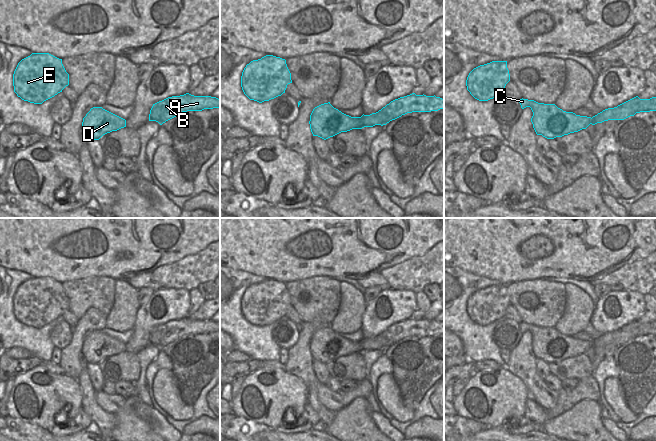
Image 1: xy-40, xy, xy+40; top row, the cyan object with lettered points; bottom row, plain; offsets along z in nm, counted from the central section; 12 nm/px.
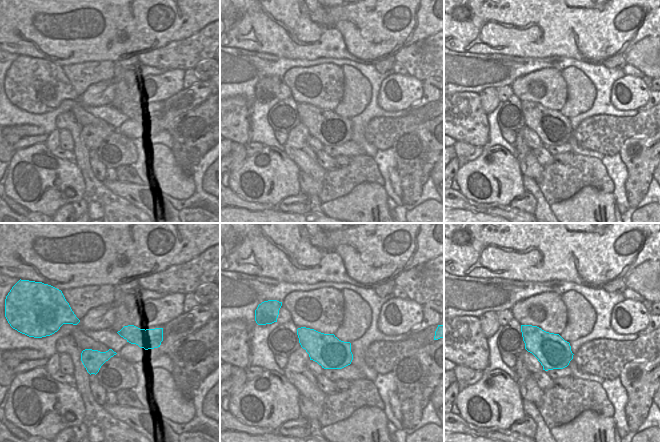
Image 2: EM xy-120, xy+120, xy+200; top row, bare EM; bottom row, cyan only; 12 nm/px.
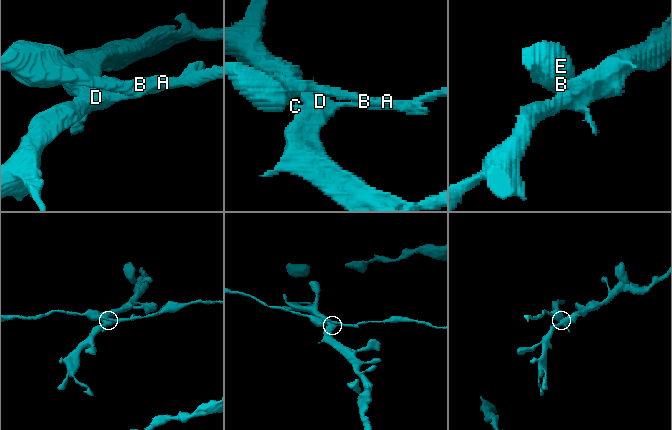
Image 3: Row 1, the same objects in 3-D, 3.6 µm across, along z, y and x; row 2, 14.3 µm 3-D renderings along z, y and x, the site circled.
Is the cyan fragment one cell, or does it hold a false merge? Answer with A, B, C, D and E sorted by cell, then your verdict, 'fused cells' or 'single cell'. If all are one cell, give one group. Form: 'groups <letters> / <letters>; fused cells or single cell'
groups A B E / C D; fused cells

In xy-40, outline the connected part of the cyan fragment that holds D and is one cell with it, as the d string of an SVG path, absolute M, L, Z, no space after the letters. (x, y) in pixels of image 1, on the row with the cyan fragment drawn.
M93 107L83 118L82 131L88 139L99 140L103 135L126 127L126 120L103 109Z

